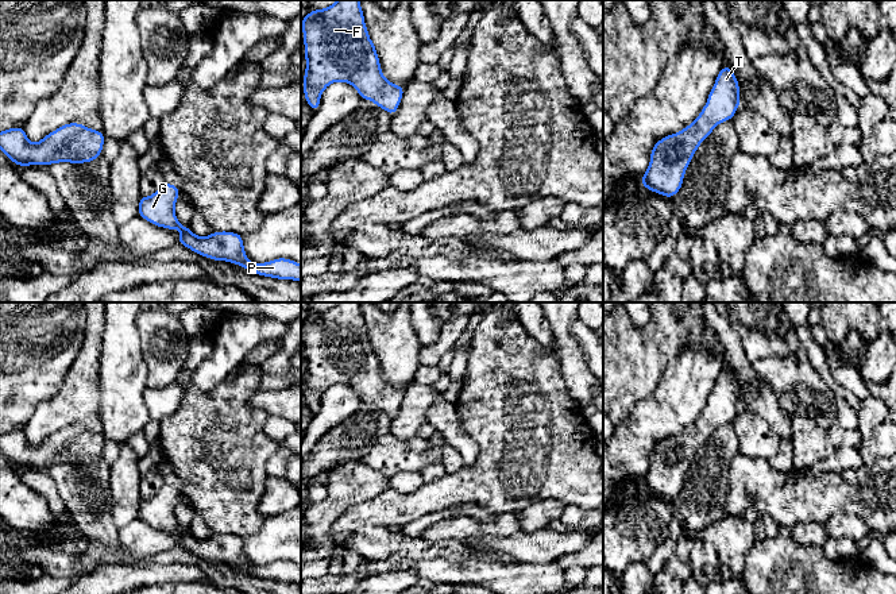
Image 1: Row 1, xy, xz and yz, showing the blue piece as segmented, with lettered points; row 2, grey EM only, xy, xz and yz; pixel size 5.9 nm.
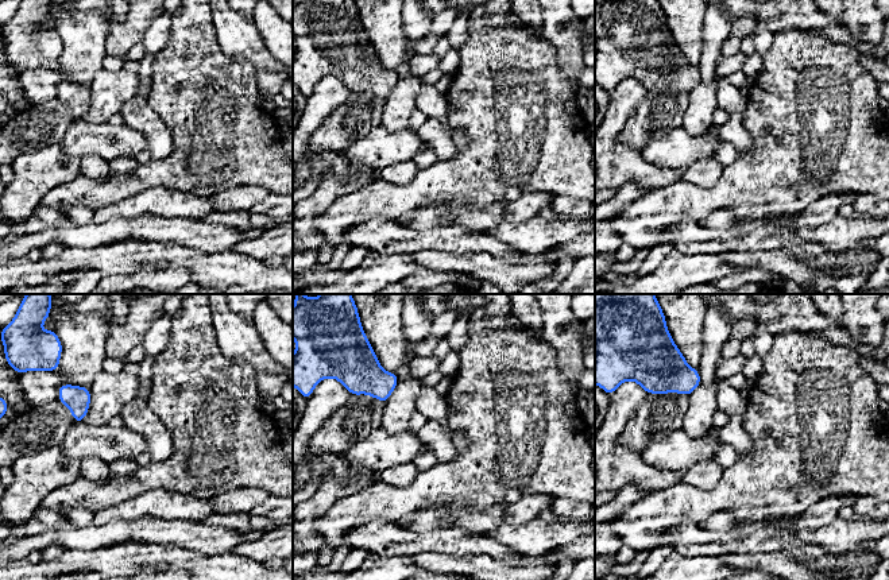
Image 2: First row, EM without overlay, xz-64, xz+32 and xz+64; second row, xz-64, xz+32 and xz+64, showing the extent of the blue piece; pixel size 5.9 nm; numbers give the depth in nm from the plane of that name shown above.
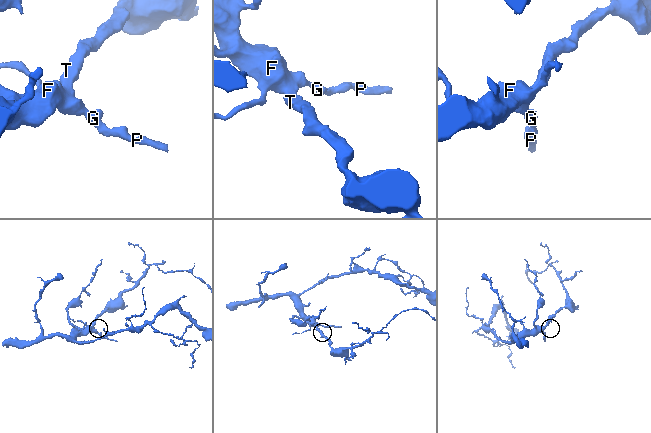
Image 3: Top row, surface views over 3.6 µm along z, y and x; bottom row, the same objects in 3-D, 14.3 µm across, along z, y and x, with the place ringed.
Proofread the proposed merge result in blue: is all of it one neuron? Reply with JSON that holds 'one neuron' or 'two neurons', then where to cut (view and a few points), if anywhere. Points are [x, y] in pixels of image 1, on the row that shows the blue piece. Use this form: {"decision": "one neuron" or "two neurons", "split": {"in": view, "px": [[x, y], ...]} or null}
{"decision": "one neuron", "split": null}

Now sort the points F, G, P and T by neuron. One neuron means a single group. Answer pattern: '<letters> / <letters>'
F G P T

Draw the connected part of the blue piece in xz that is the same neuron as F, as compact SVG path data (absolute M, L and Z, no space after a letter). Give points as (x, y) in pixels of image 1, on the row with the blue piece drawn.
M337 0L324 9L313 9L304 18L301 24L304 26L304 57L306 58L305 86L302 90L312 112L318 109L324 89L336 81L349 82L363 100L371 100L389 112L390 116L397 112L405 86L394 85L383 77L359 0Z

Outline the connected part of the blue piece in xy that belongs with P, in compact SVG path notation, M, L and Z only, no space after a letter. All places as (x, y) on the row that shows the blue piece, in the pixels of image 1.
M162 184L152 196L139 197L138 215L154 225L181 230L178 243L201 256L213 261L227 261L263 277L301 282L301 265L291 259L278 258L266 263L250 262L244 252L243 235L227 231L212 232L205 238L194 235L189 227L182 225L175 217L174 205L179 192L173 184Z

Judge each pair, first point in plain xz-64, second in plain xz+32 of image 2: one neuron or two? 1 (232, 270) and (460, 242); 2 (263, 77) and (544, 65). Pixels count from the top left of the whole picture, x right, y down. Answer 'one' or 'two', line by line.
1: two
2: two

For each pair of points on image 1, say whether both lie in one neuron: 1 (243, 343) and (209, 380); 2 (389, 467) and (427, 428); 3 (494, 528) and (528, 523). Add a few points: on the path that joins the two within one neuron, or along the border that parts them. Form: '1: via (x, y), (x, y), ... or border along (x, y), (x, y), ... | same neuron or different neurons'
1: via (234, 353), (216, 370) | same neuron
2: border along (416, 435), (429, 439) | different neurons
3: border along (516, 515), (521, 531) | different neurons

